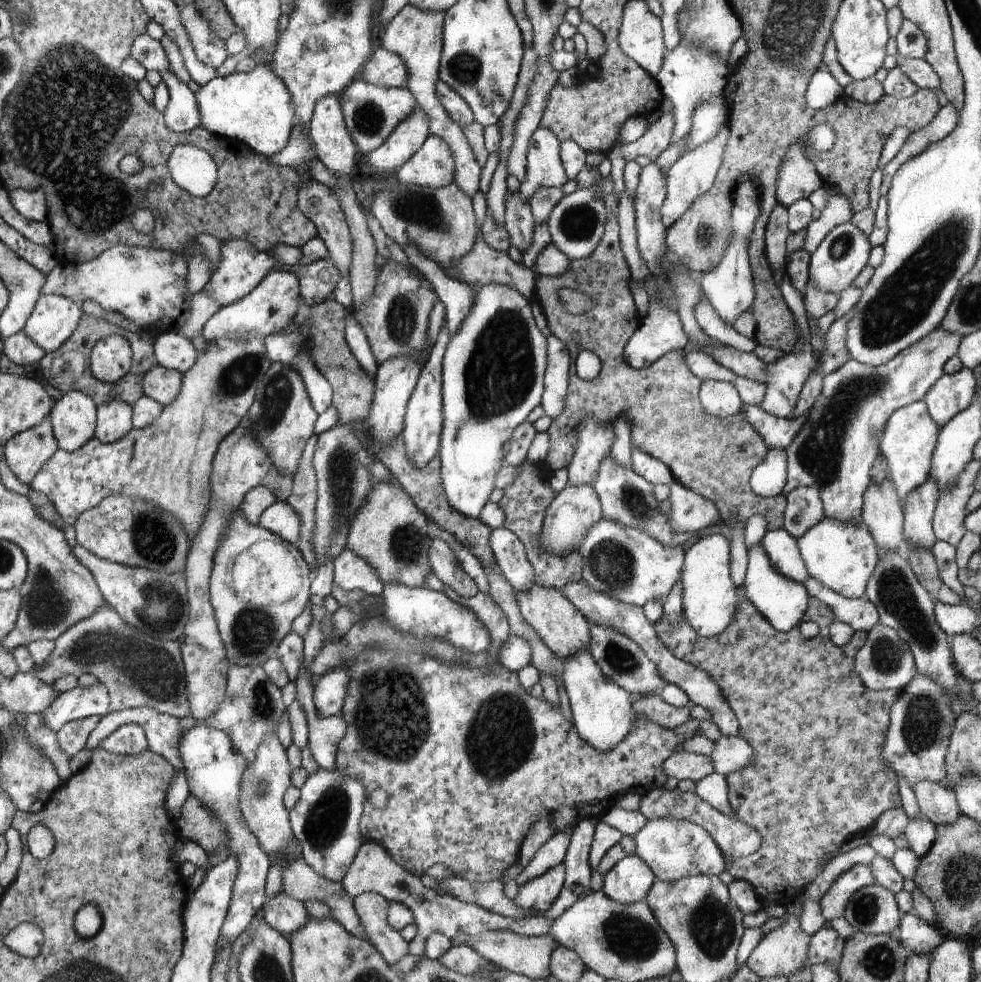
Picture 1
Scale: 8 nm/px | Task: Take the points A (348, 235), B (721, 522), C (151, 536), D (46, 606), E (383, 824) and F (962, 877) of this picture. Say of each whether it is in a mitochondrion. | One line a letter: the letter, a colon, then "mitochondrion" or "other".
A: other
B: other
C: mitochondrion
D: mitochondrion
E: other
F: mitochondrion

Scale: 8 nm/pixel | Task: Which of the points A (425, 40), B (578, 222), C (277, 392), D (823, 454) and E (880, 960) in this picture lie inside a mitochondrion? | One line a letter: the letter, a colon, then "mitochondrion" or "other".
A: other
B: mitochondrion
C: mitochondrion
D: mitochondrion
E: mitochondrion

